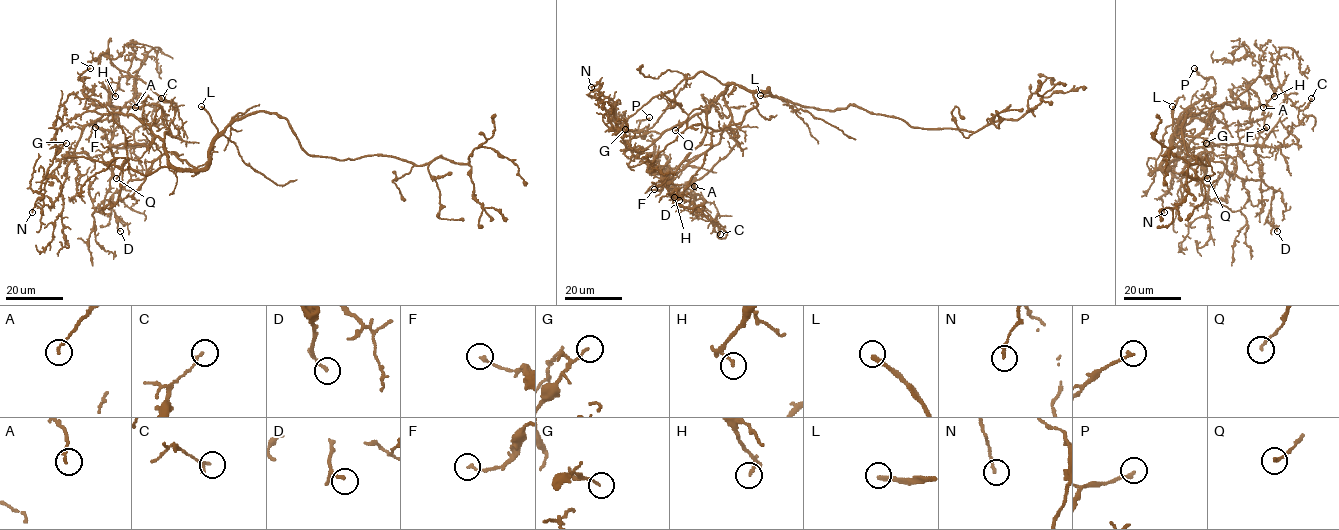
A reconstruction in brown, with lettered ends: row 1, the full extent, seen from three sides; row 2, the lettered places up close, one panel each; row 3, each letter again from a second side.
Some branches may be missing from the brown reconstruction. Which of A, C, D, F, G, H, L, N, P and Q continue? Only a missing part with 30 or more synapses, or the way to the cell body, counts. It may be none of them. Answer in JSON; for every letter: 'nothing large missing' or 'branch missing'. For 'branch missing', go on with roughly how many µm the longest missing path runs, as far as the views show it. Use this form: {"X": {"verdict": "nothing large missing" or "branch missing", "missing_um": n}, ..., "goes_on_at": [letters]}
{"A": {"verdict": "nothing large missing"}, "C": {"verdict": "nothing large missing"}, "D": {"verdict": "nothing large missing"}, "F": {"verdict": "nothing large missing"}, "G": {"verdict": "nothing large missing"}, "H": {"verdict": "nothing large missing"}, "L": {"verdict": "branch missing", "missing_um": 70}, "N": {"verdict": "nothing large missing"}, "P": {"verdict": "nothing large missing"}, "Q": {"verdict": "nothing large missing"}, "goes_on_at": ["L"]}

